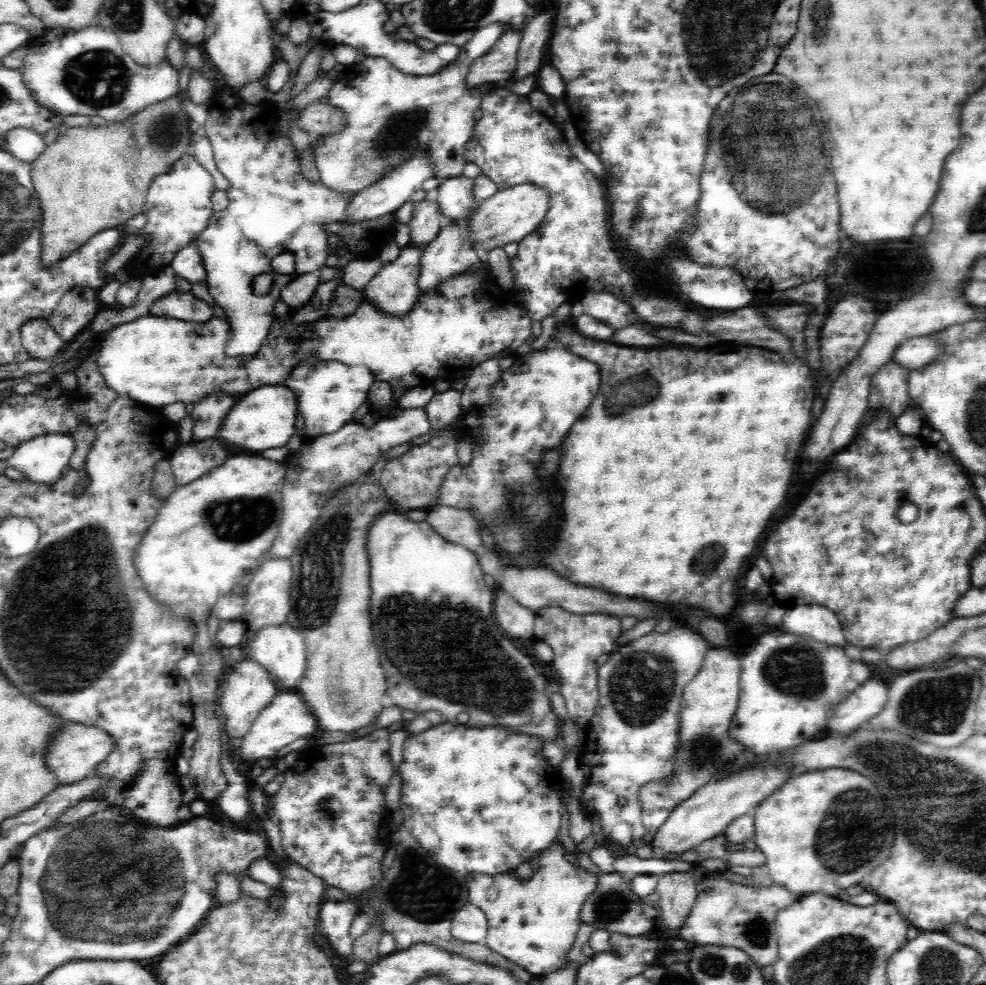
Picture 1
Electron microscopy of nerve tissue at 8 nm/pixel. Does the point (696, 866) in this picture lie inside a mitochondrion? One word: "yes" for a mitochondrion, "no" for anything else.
no

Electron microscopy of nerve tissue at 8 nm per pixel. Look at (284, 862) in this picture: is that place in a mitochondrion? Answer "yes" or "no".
no

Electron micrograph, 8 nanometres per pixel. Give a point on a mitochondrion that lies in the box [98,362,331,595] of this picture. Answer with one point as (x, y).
(237, 519)

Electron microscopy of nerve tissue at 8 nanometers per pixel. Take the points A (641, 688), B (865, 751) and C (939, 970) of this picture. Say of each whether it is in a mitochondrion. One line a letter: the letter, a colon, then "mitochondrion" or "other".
A: mitochondrion
B: mitochondrion
C: mitochondrion

